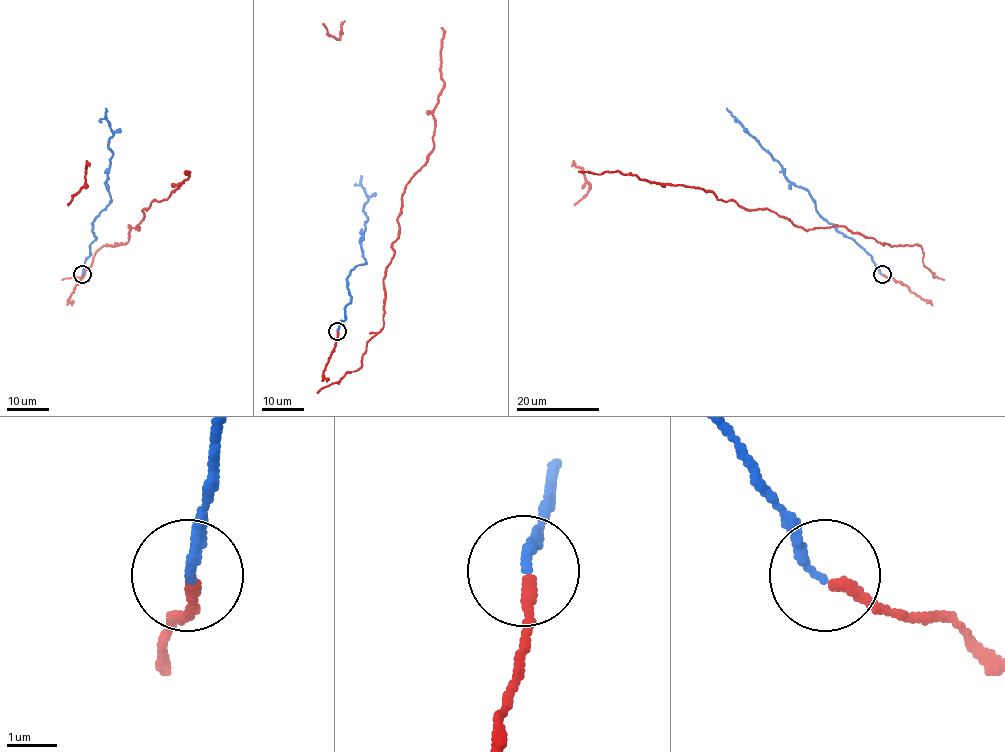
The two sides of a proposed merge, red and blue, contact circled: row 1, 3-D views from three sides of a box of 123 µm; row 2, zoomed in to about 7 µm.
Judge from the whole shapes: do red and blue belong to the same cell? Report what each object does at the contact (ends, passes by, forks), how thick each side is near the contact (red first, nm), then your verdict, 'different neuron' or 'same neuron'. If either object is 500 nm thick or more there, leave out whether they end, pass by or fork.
red ends; blue ends; calibres 240 and 190 nm; same neuron

